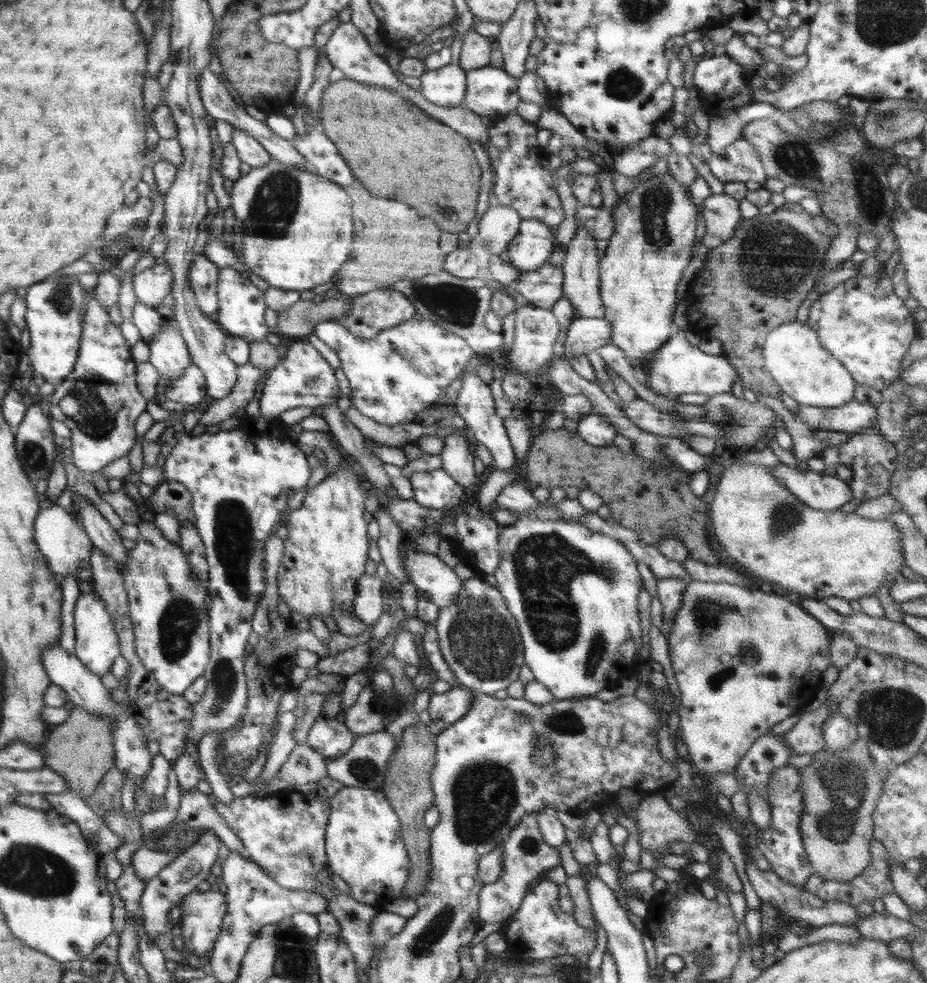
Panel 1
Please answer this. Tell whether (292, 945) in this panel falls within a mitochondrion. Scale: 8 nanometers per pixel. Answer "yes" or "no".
yes

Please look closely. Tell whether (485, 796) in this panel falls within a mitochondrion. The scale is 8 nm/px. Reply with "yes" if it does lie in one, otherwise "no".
yes

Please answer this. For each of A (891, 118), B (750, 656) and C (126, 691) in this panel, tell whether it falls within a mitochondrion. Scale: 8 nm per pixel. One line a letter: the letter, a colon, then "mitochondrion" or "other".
A: mitochondrion
B: mitochondrion
C: other

